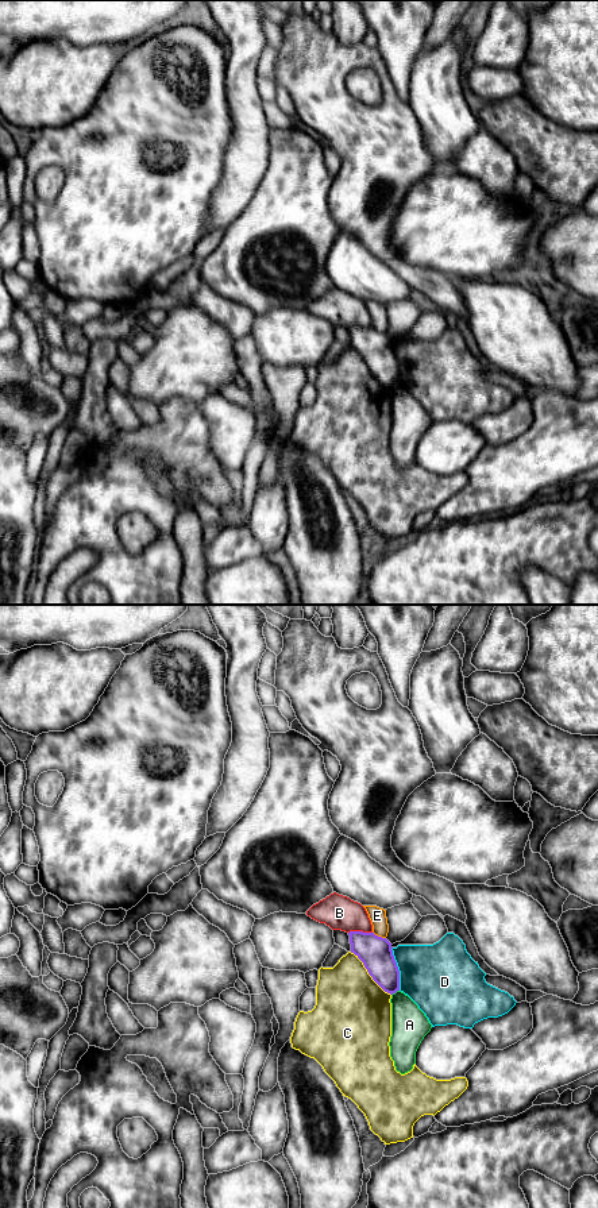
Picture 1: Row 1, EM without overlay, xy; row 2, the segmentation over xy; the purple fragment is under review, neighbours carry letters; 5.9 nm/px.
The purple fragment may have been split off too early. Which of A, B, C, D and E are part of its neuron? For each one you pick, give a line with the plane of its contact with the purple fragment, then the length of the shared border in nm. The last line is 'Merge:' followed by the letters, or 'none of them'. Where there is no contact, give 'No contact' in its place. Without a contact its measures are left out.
Merge: none of them

